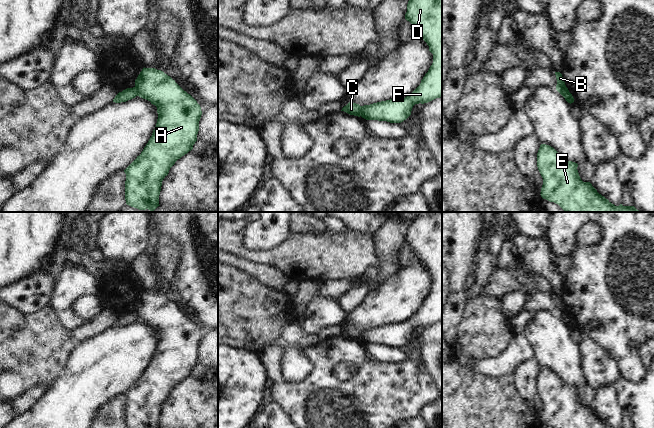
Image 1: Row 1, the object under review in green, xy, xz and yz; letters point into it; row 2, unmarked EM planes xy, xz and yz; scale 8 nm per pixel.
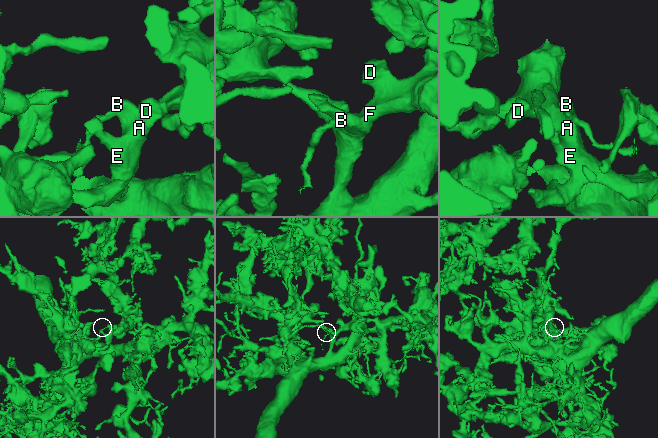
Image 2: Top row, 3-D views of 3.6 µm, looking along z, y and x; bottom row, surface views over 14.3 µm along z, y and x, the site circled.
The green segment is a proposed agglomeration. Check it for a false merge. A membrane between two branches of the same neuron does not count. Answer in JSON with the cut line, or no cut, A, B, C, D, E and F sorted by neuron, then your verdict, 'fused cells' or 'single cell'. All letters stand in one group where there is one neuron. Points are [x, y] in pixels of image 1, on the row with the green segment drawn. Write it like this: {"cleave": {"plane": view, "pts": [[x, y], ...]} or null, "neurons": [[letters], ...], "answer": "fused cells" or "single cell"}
{"cleave": {"plane": "xz", "pts": [[360, 106], [361, 115]]}, "neurons": [["A", "B", "D", "E", "F"], ["C"]], "answer": "fused cells"}

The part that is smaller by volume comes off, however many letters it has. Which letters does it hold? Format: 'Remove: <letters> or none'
Remove: C

